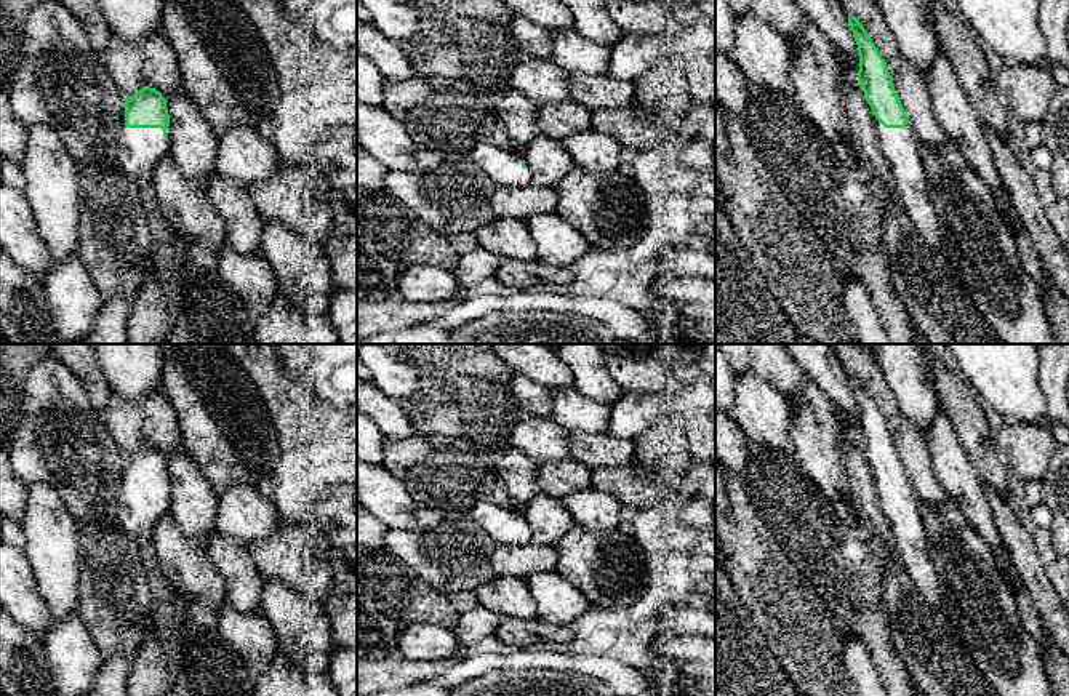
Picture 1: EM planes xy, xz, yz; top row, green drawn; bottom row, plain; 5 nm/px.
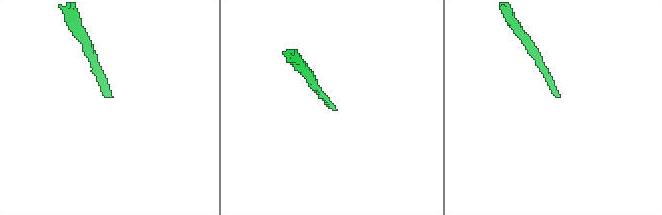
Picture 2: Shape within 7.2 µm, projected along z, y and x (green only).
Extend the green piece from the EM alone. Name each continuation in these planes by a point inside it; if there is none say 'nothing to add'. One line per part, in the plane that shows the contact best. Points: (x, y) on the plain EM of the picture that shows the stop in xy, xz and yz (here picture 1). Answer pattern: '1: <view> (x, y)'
1: xy (141, 509)

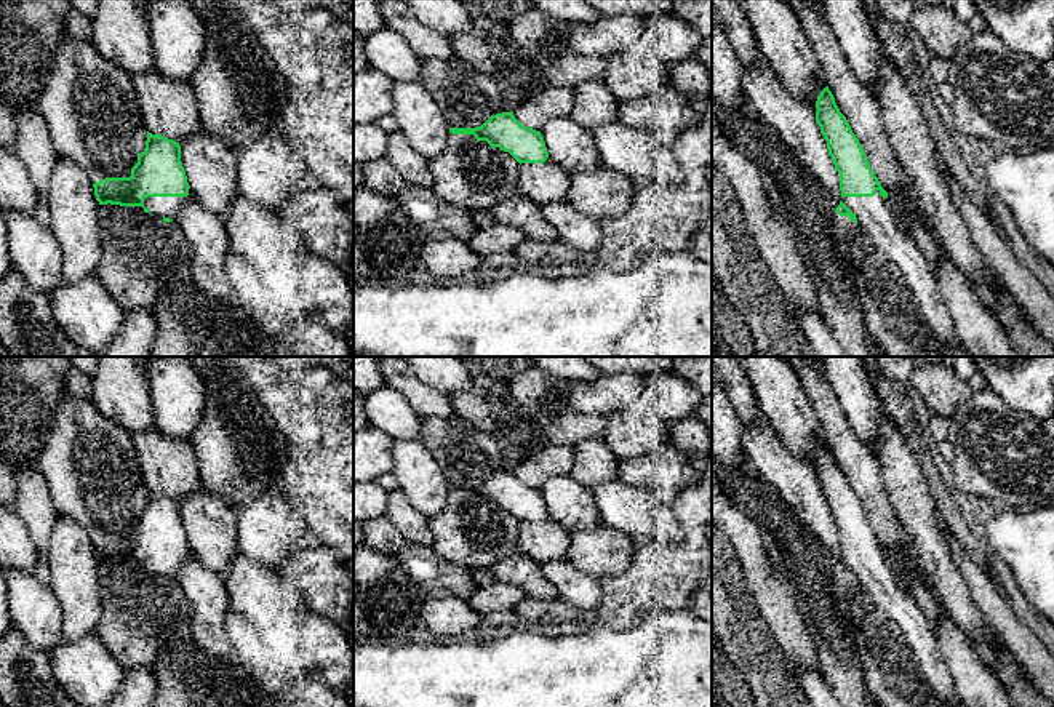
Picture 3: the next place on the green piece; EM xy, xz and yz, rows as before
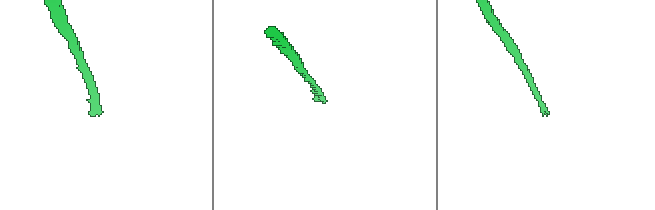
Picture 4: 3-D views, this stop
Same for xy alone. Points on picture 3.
1: xy (167, 565)

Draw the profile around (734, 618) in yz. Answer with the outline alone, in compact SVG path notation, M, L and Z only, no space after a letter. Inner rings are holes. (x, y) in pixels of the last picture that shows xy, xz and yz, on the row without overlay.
M712 523L712 630L726 661L741 673L753 707L809 707L809 702L768 624L760 617L744 584L744 574L729 539Z

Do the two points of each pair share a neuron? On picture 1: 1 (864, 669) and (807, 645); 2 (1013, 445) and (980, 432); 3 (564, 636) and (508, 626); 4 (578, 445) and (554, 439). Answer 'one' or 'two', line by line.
1: two
2: two
3: one
4: two

